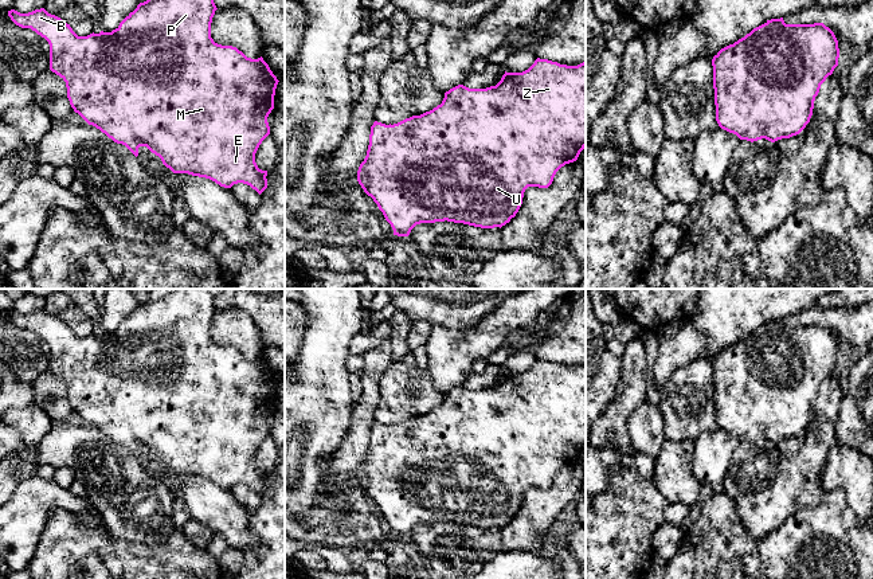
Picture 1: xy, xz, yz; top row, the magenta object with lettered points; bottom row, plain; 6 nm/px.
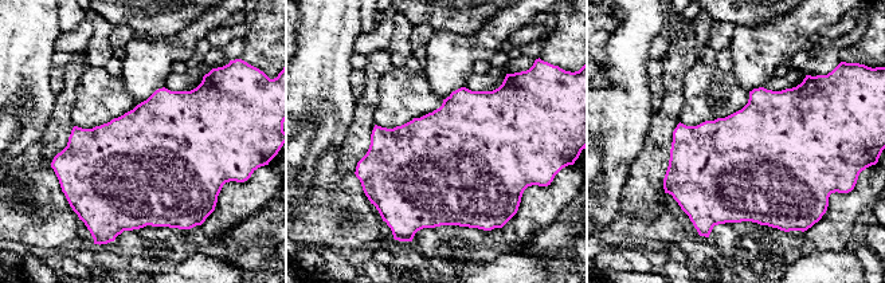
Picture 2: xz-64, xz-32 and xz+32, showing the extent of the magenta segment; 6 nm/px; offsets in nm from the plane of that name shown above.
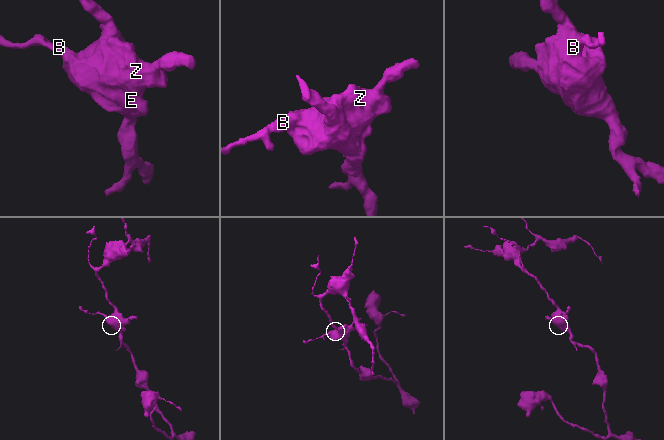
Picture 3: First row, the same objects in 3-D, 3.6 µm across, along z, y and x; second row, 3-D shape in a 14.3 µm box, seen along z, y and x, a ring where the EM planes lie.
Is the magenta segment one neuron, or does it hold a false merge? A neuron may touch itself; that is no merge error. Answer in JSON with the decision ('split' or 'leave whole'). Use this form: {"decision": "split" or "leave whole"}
{"decision": "leave whole"}

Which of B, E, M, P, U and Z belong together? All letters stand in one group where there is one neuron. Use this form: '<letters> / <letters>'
B E M P U Z

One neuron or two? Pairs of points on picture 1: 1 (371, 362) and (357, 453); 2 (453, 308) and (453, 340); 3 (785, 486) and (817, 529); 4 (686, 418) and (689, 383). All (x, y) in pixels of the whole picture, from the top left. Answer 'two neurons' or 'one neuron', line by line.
1: one neuron
2: two neurons
3: two neurons
4: one neuron

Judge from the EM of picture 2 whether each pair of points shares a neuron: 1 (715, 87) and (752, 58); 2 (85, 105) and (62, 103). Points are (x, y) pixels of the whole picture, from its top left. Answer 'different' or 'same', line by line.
1: different
2: different

